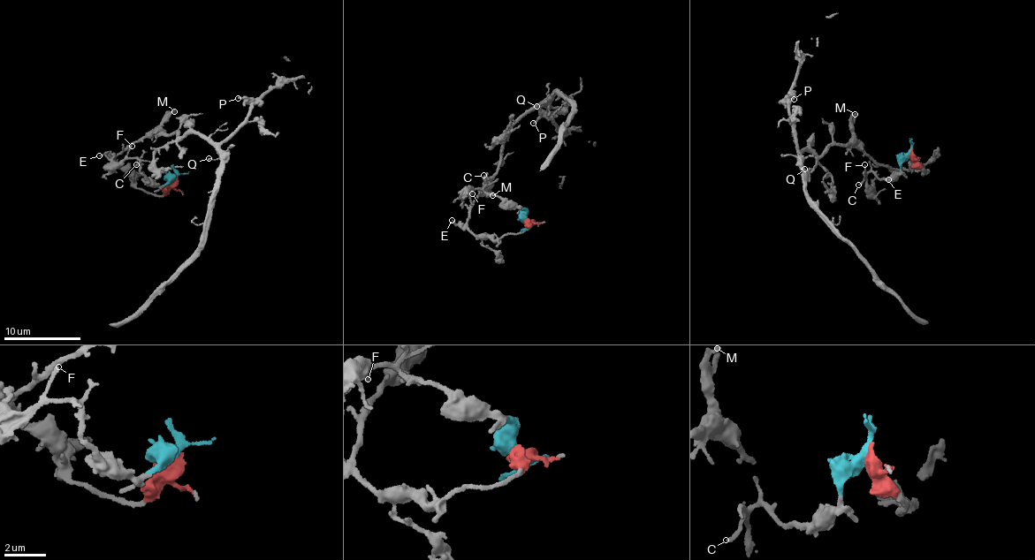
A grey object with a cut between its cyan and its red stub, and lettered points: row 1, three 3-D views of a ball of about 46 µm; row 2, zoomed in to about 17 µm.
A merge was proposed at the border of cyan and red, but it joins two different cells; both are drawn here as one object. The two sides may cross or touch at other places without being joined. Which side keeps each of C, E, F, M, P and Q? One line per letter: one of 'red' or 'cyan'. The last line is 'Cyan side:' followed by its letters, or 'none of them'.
C: cyan
E: red
F: cyan
M: red
P: red
Q: red
Cyan side: C, F

